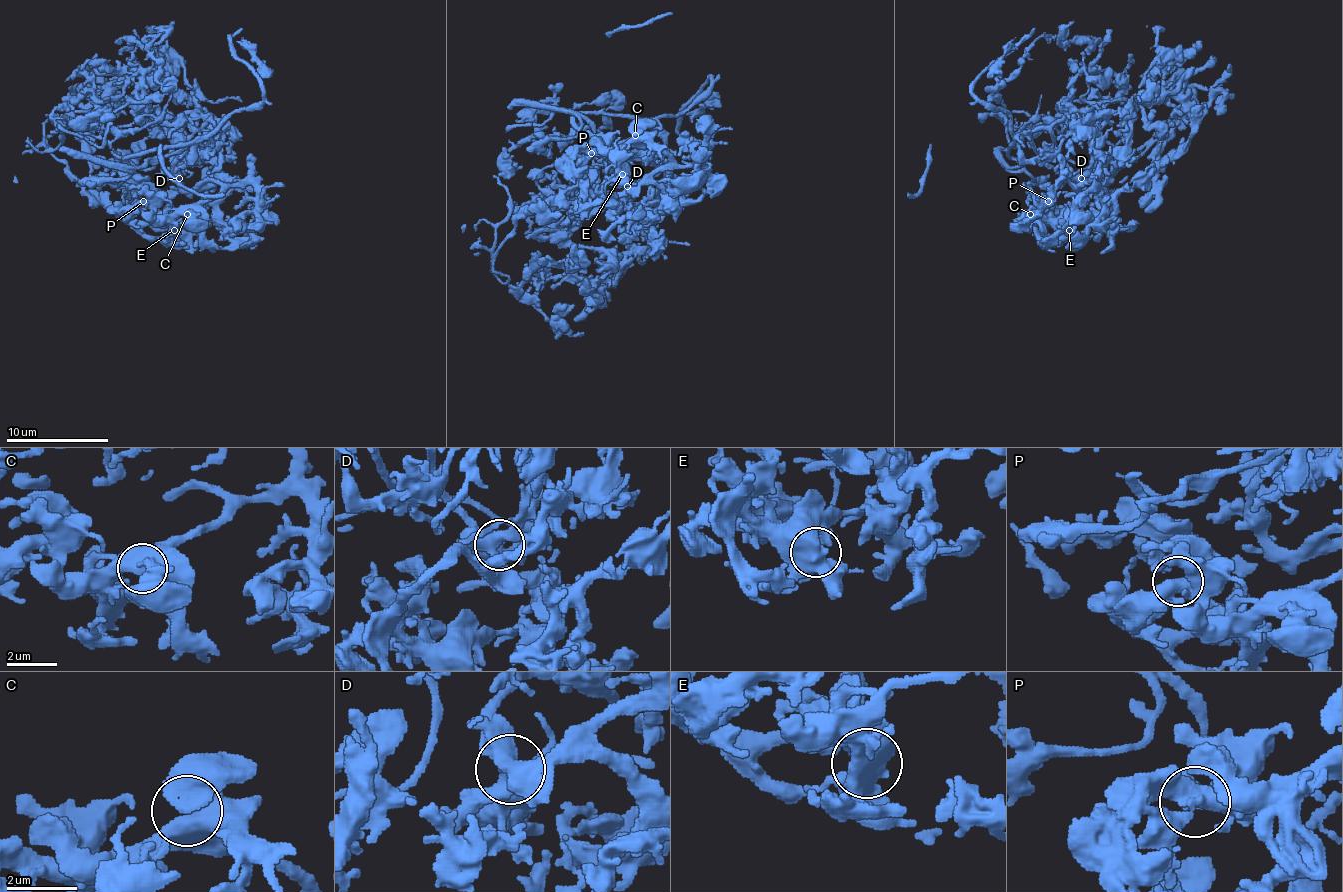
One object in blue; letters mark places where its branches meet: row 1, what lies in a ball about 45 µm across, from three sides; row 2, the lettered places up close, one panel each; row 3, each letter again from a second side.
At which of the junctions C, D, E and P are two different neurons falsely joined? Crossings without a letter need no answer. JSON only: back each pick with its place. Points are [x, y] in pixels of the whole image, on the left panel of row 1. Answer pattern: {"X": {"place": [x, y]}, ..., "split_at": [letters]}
{"split_at": []}

